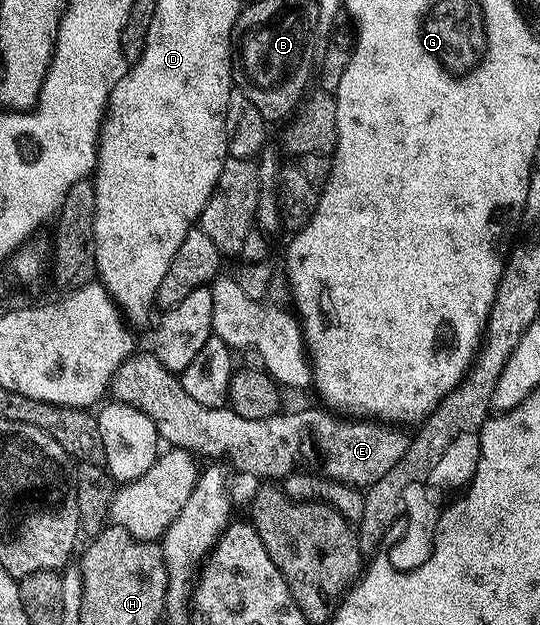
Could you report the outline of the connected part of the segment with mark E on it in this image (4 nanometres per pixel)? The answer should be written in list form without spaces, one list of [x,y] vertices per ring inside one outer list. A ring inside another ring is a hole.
[[[136,353],[132,355],[117,374],[114,375],[112,384],[112,395],[117,402],[127,403],[136,409],[144,417],[148,417],[156,425],[159,440],[170,447],[179,447],[193,453],[195,456],[202,455],[226,455],[230,451],[230,459],[246,475],[255,475],[258,481],[281,481],[295,470],[298,455],[310,455],[315,451],[318,459],[323,463],[325,474],[331,479],[341,483],[353,483],[359,489],[365,489],[370,484],[380,481],[400,457],[408,449],[411,441],[409,434],[405,435],[401,426],[390,421],[379,421],[374,417],[343,417],[330,409],[323,409],[321,406],[310,407],[307,411],[294,411],[291,415],[279,413],[267,419],[249,419],[240,417],[229,406],[205,407],[200,401],[188,397],[184,393],[184,385],[181,378],[175,372],[170,371],[153,353]]]

